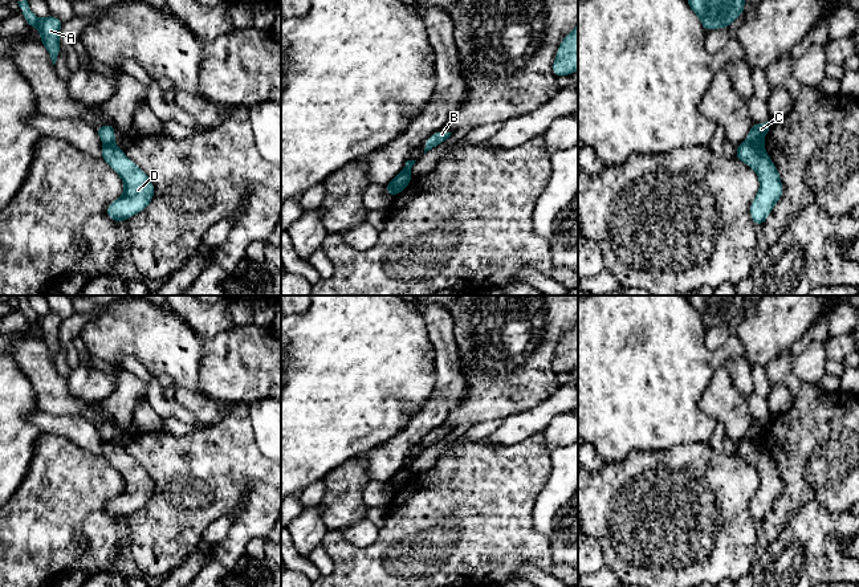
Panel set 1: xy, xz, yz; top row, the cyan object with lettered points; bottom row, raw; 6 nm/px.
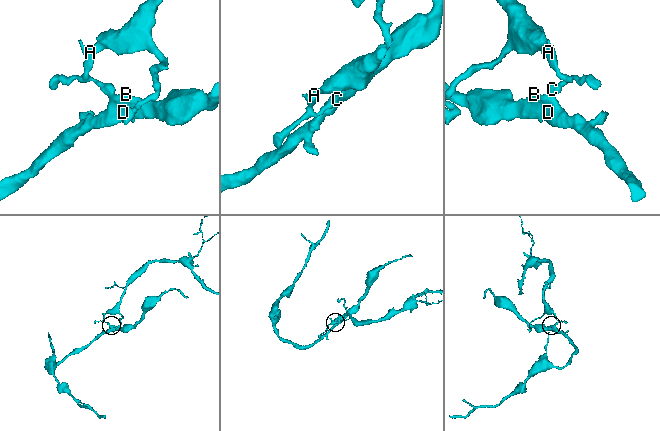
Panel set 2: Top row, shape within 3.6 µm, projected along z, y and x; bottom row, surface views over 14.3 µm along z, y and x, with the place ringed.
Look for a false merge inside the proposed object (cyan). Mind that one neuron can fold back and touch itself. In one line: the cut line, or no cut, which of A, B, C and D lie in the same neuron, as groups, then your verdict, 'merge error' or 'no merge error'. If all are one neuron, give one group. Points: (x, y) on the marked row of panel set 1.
yz (748, 141), (761, 146) | A C / B D | merge error

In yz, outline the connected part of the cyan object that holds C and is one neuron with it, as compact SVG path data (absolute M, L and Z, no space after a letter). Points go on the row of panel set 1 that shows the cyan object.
M770 121L765 123L756 123L750 127L748 134L748 142L756 146L762 146L765 135L769 131Z

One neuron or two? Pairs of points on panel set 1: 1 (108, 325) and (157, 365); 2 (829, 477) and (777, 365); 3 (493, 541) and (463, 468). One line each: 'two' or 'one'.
1: one
2: one
3: one

